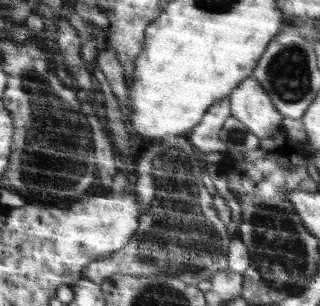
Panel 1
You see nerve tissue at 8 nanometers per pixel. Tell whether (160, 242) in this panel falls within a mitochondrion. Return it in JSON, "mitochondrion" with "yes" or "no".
{"mitochondrion":"yes"}

